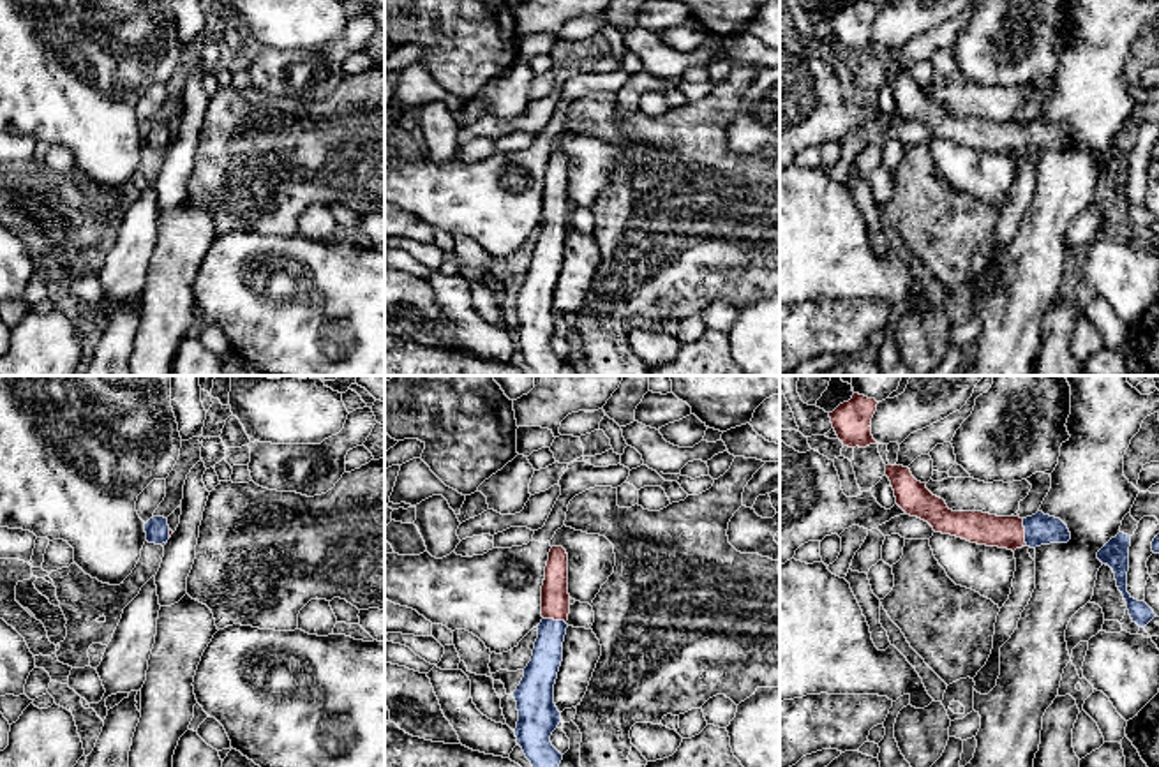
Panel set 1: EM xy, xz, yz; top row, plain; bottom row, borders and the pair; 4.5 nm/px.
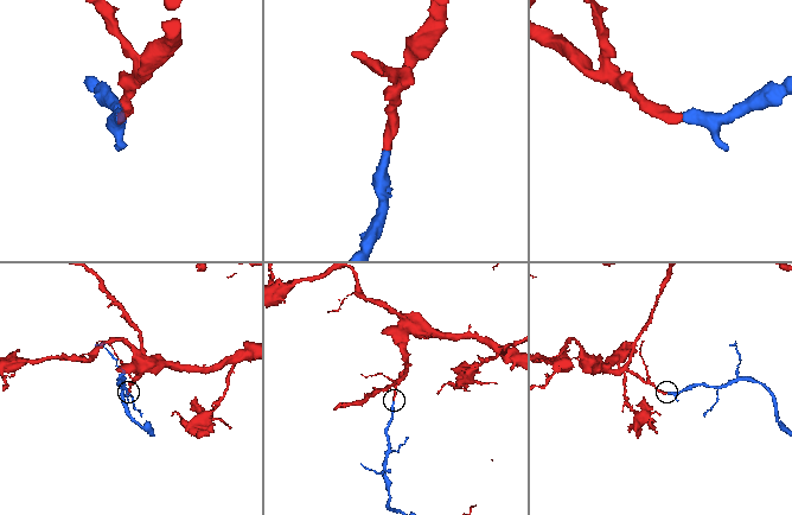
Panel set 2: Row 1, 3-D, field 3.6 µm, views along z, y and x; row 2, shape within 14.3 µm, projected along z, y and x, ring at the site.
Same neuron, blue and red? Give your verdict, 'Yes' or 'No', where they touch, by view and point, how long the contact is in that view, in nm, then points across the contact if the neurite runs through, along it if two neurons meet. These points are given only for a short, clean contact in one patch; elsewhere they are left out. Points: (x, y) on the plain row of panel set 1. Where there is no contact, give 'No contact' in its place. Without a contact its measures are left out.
Yes. Touches blue at yz (1025, 136). Shared border 120 nm. Path across: yz (1039, 134), (1025, 136), (979, 133)

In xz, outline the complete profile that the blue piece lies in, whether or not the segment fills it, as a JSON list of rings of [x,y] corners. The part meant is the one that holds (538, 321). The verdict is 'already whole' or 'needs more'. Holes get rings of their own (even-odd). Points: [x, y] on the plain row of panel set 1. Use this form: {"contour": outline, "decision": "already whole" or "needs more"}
{"contour": [[[552,152],[542,190],[543,224],[538,229],[531,266],[513,296],[519,316],[515,342],[533,376],[557,376],[563,365],[550,340],[561,328],[561,317],[554,309],[554,289],[563,266],[568,219],[568,159],[563,152]]], "decision": "needs more"}

